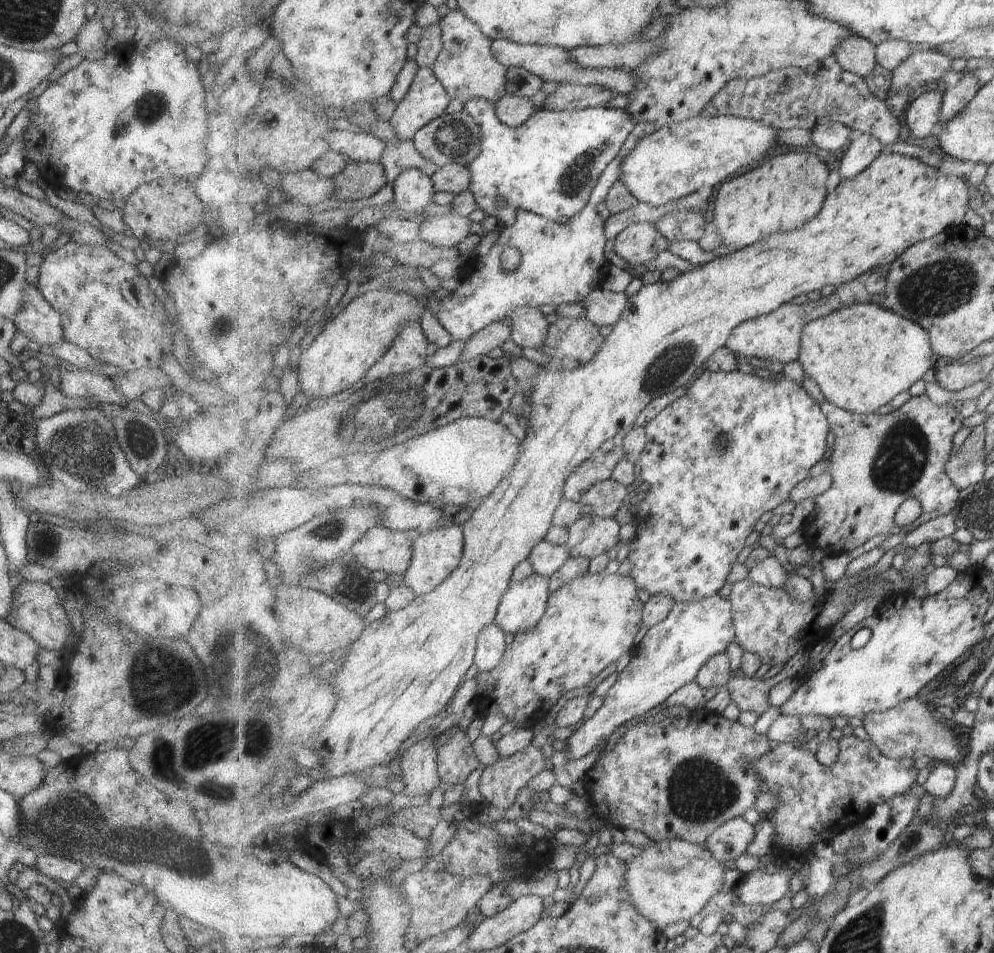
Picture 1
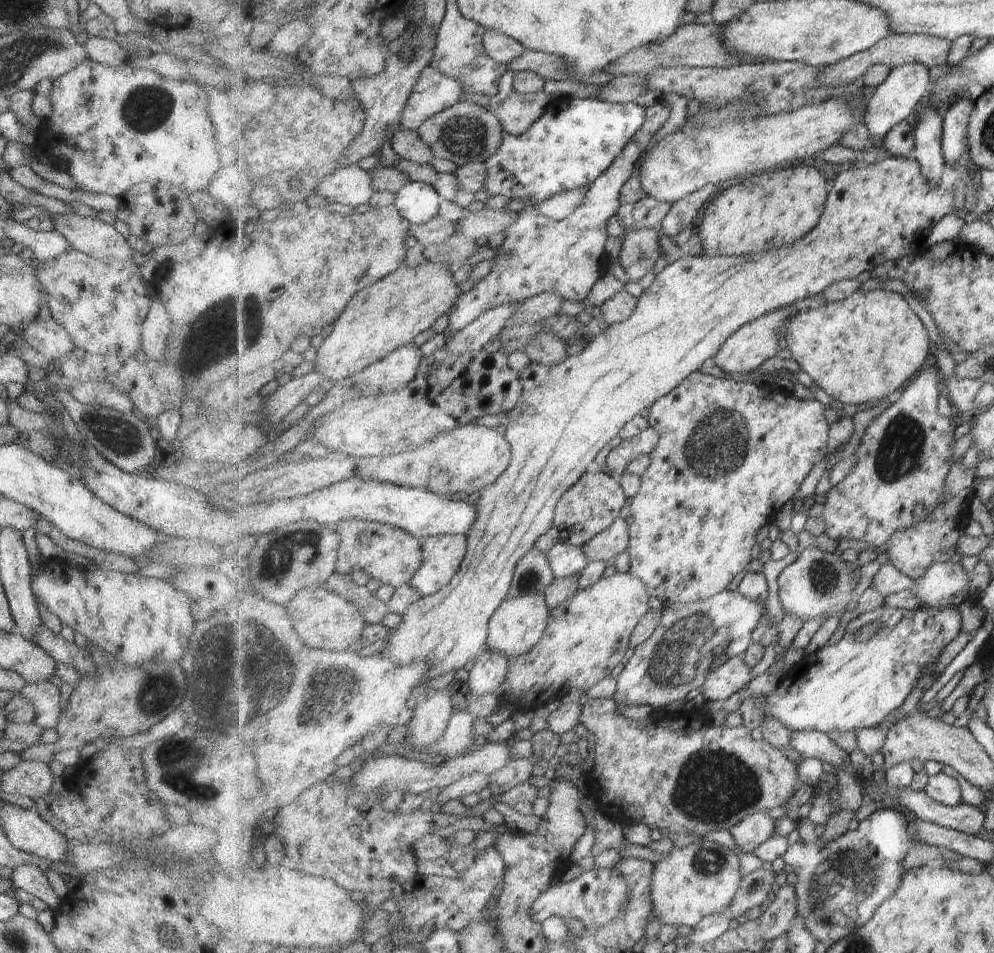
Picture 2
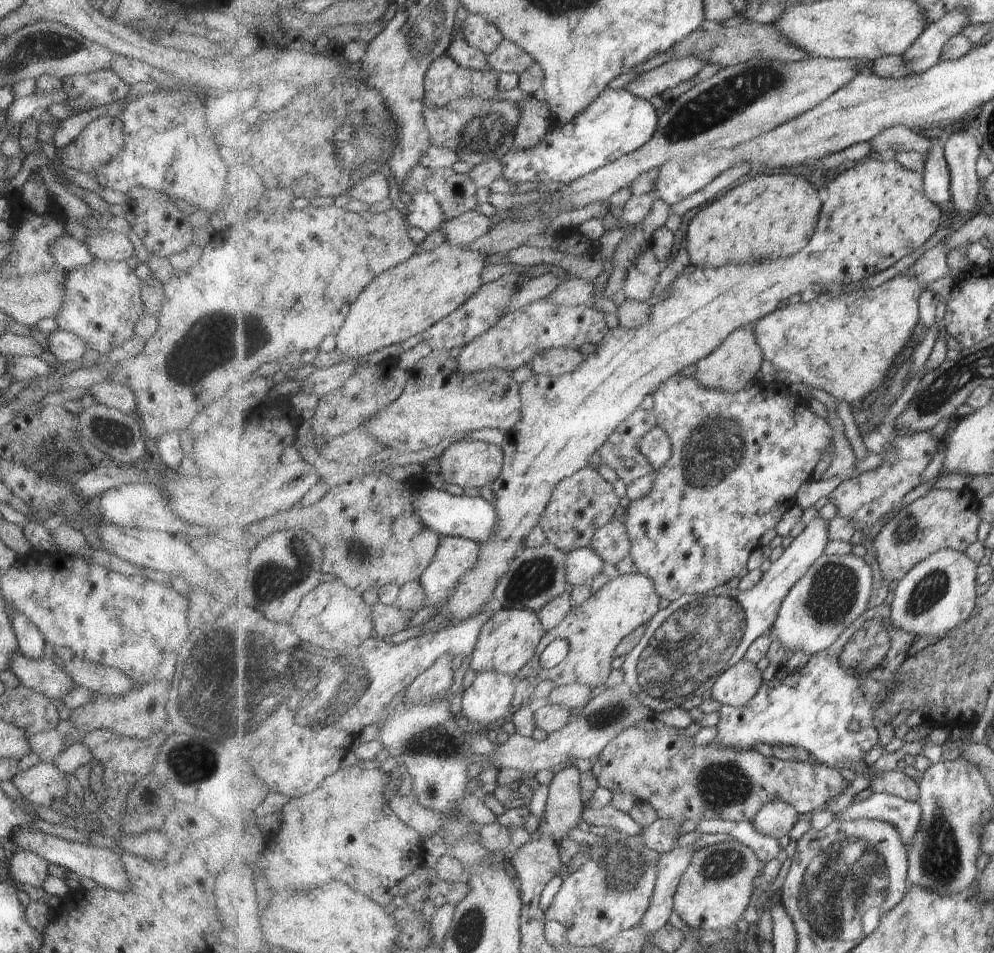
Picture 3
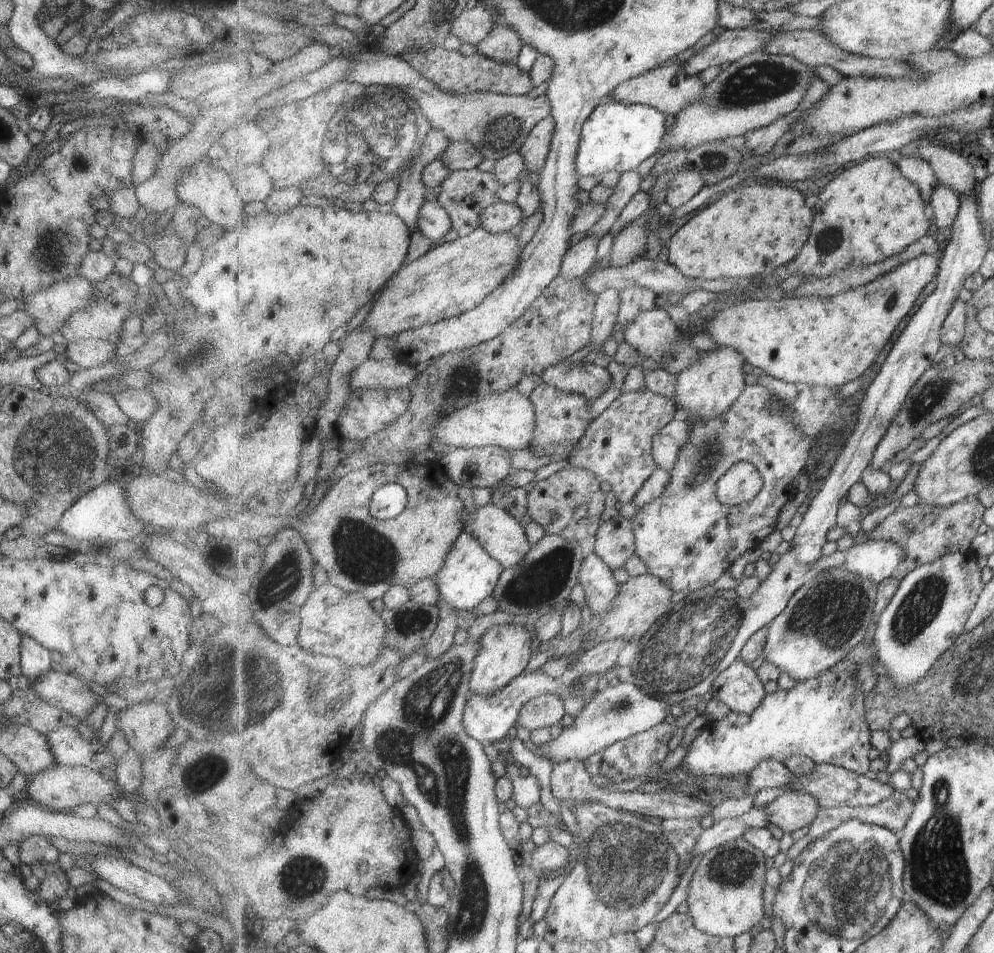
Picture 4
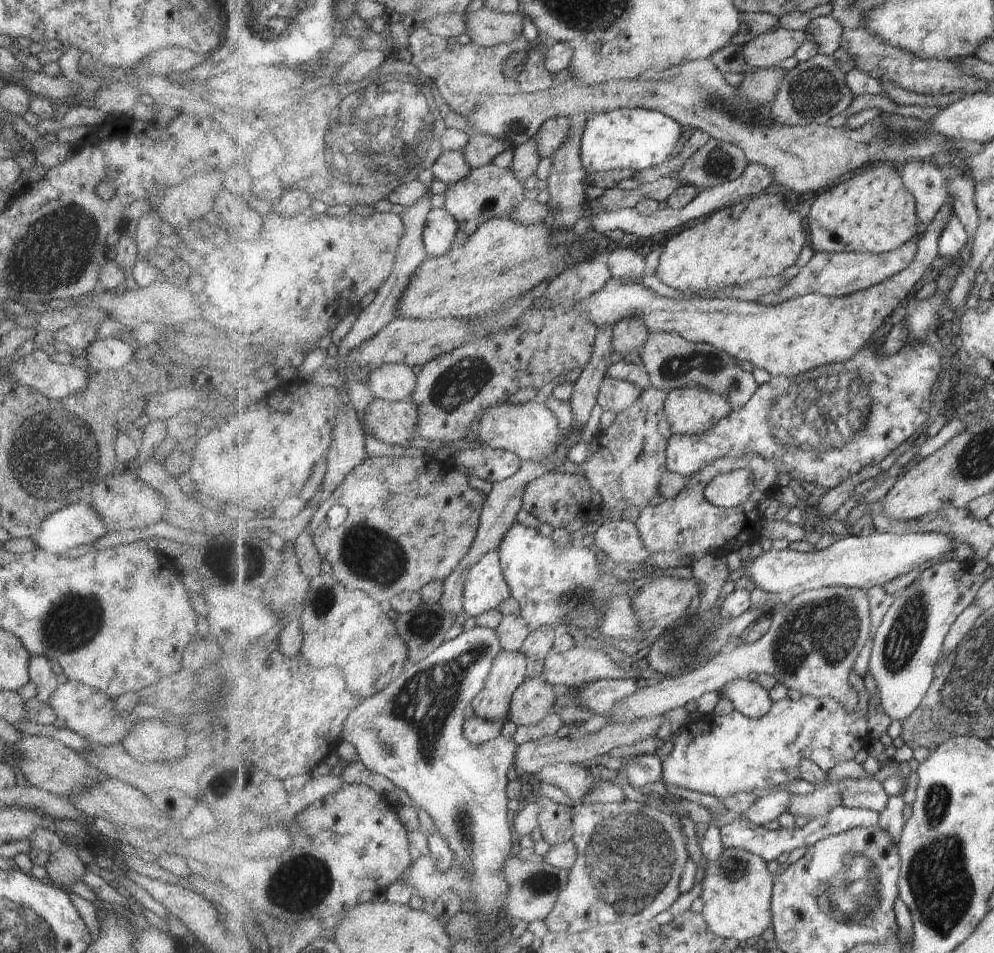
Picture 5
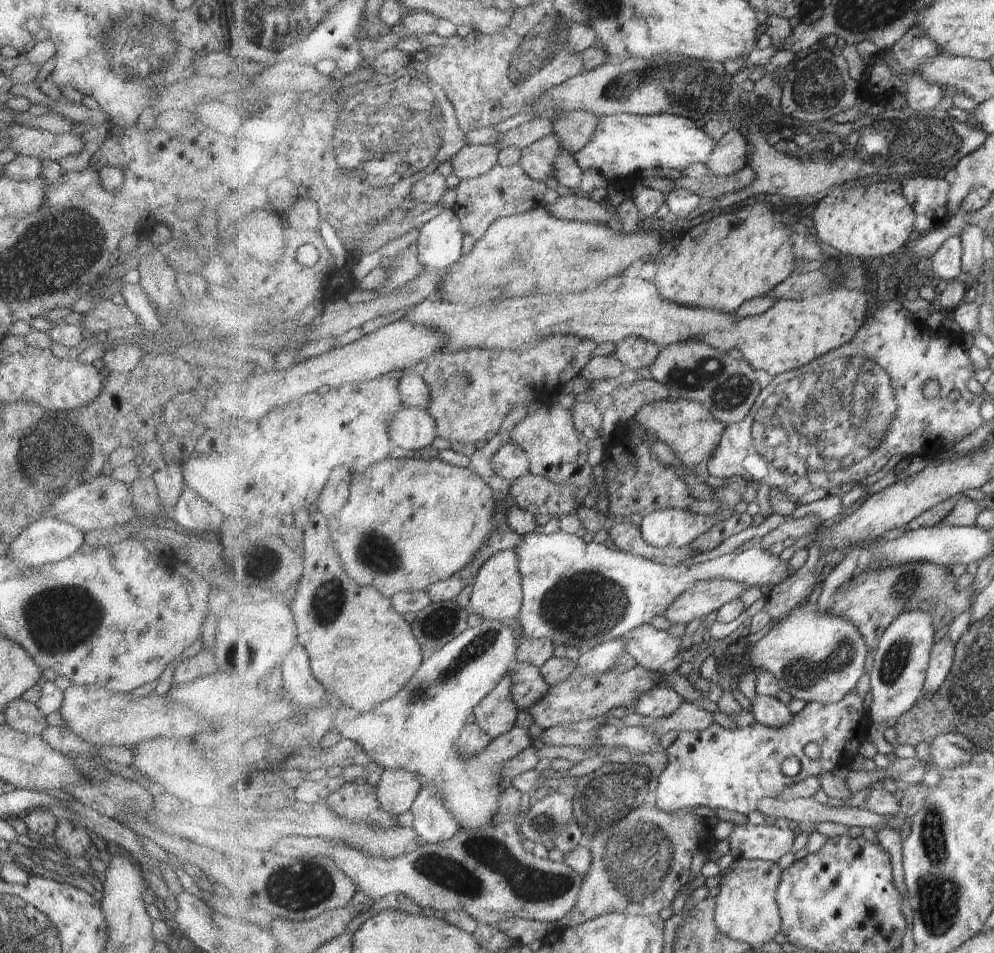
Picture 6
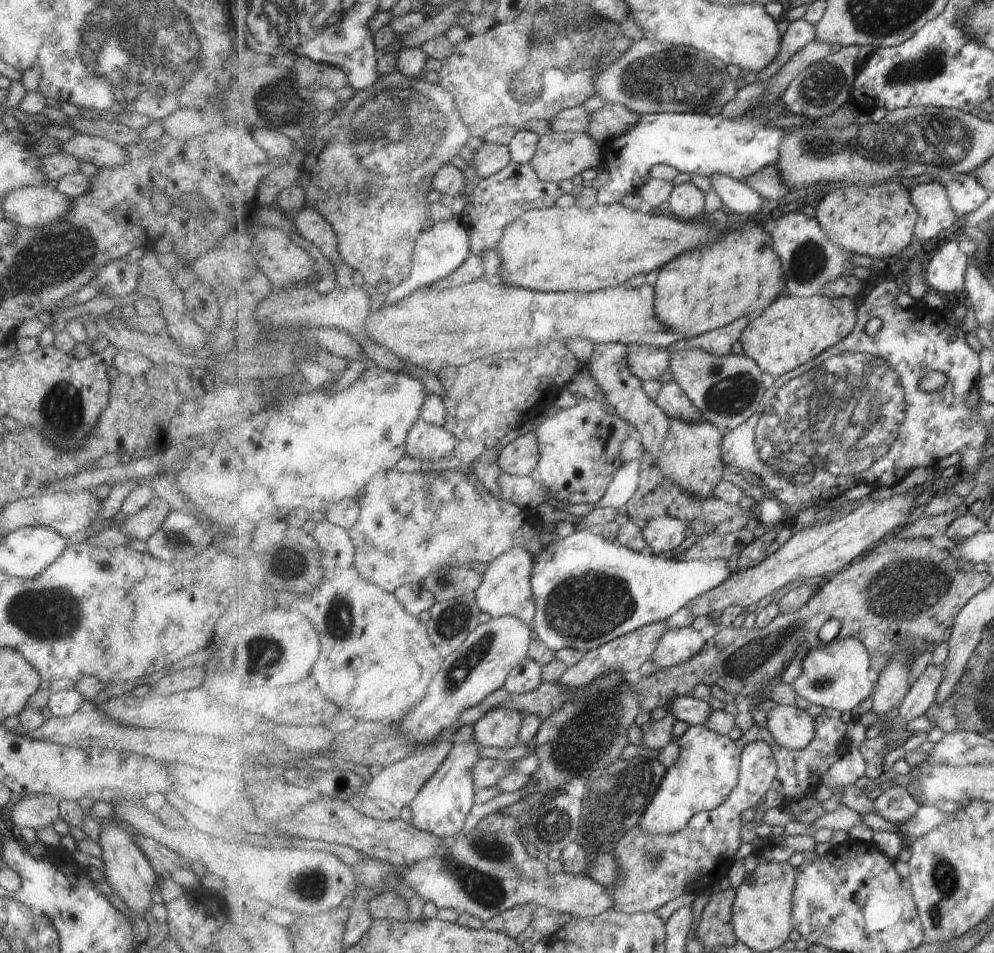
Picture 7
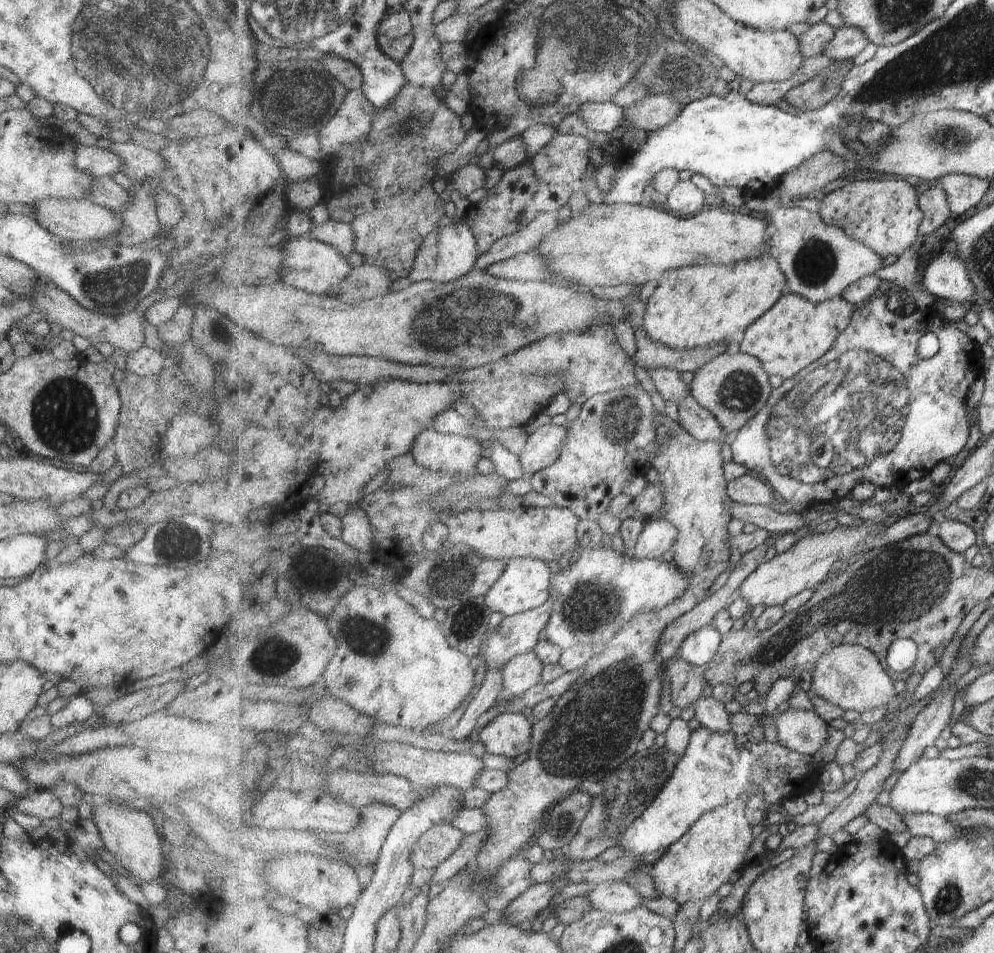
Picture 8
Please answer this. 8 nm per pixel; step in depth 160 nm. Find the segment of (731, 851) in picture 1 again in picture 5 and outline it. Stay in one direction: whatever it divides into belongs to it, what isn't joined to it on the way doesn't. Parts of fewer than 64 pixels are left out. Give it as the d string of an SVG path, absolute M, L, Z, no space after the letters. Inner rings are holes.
M841 782L827 784L821 788L816 788L808 795L796 794L792 796L788 812L794 818L819 818L828 815L834 808L843 805L840 793Z

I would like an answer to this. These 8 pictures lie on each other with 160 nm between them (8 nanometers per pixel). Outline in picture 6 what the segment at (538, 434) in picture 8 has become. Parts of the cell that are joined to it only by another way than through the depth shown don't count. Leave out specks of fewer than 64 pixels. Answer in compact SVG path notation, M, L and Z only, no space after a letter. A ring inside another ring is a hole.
M517 442L508 443L493 456L493 470L509 481L530 473L530 468L529 456Z

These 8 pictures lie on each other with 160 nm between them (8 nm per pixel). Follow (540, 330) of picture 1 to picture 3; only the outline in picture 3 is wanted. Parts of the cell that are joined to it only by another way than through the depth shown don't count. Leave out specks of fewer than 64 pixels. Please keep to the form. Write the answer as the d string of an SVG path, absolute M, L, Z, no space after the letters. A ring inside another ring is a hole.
M550 348L537 354L531 365L534 374L561 376L577 370L584 358L579 349Z

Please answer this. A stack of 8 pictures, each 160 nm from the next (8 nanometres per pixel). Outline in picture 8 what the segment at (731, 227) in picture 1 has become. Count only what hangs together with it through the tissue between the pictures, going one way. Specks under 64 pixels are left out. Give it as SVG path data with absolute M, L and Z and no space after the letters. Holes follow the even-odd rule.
M769 250L769 253L761 254L761 256L751 258L751 260L743 260L743 262L735 262L735 264L723 264L723 266L687 266L687 268L677 268L677 270L669 270L661 276L661 282L653 294L653 298L648 301L648 308L644 316L644 328L651 335L653 340L659 341L668 347L682 348L682 349L694 349L695 346L705 346L705 344L713 344L713 342L723 342L725 338L733 338L737 332L743 332L747 330L747 326L752 325L759 320L764 314L767 314L769 310L773 308L780 301L783 296L783 288L785 284L788 284L784 271L779 268L777 255L774 251Z

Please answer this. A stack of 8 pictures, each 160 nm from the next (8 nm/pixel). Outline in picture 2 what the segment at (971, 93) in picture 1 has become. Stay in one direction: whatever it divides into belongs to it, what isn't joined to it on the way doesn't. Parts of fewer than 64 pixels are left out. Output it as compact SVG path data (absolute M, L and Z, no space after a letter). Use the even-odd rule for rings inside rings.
M969 96L956 97L944 115L942 149L948 167L968 152L968 130L975 101Z

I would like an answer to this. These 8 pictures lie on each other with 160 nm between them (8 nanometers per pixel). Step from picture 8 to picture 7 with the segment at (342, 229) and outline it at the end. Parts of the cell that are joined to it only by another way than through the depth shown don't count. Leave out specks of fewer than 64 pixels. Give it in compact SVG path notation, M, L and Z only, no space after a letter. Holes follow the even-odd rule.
M307 207L301 210L295 216L295 226L303 234L303 238L319 248L322 256L333 264L335 271L347 267L346 262L342 259L333 227L317 209Z

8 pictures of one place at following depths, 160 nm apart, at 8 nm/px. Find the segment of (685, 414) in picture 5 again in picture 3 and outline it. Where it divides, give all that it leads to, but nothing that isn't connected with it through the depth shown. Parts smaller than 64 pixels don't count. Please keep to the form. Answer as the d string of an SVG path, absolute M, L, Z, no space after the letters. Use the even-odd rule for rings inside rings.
M755 326L737 329L715 352L695 364L695 377L701 384L724 391L740 391L759 379L761 364L766 360Z

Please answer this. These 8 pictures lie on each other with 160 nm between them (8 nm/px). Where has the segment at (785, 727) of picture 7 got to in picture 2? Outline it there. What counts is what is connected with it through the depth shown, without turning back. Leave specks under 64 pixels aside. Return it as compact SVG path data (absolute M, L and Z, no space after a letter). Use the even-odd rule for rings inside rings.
M735 657L712 669L702 686L704 700L709 703L724 701L735 692L745 688L751 682L751 667L745 664L742 657Z

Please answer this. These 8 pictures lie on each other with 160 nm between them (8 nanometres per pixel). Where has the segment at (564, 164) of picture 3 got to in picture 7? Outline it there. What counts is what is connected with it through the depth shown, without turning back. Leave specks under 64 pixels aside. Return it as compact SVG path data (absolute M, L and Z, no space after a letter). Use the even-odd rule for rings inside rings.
M689 112L645 113L628 131L601 147L610 177L598 189L598 202L602 205L619 203L623 196L639 192L650 179L655 164L667 164L689 175L726 174L738 181L766 166L774 166L780 161L780 148L788 135L780 128L768 126L769 122L763 126L762 118L749 119L745 114L731 120L721 114L711 117Z

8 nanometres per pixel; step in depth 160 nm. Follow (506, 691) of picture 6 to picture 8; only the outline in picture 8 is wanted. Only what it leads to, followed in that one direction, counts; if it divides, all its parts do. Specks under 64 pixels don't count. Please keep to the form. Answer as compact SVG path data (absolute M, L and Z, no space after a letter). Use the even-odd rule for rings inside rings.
M511 710L501 713L489 724L486 724L479 732L479 738L485 746L485 750L496 755L503 755L507 758L517 758L523 752L530 752L532 745L532 725L534 720L526 718L520 712Z

